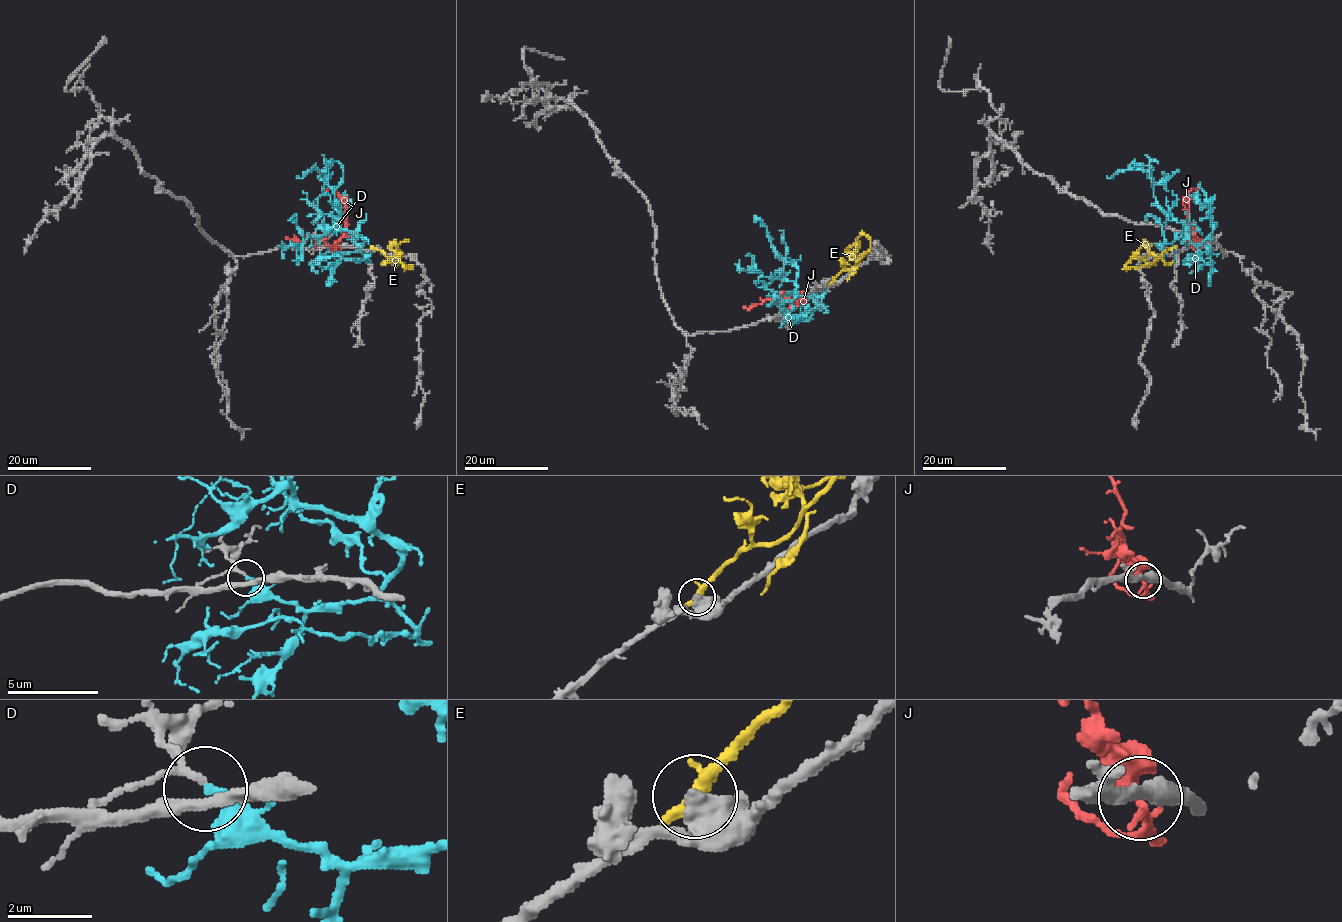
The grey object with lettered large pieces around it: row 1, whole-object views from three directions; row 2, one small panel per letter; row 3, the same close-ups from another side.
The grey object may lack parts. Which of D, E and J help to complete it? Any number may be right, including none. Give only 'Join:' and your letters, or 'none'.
Join: none

